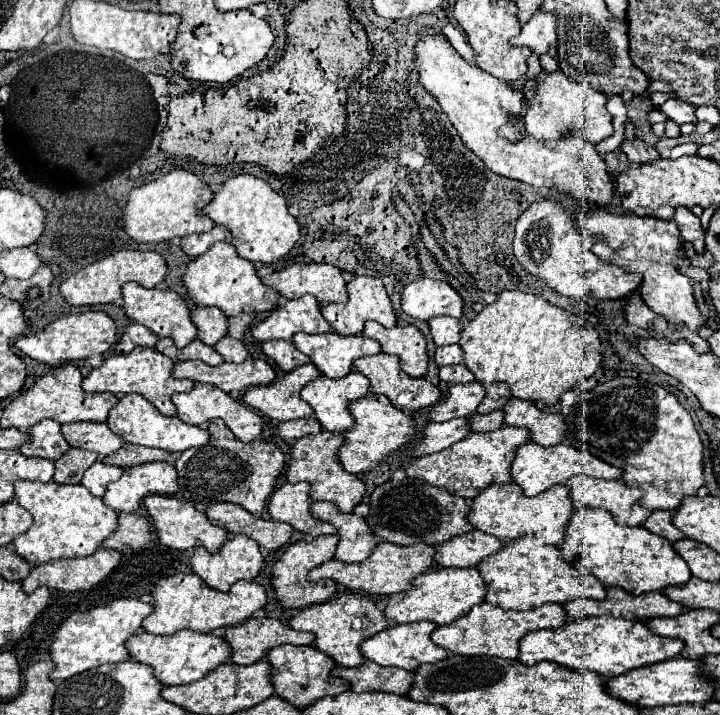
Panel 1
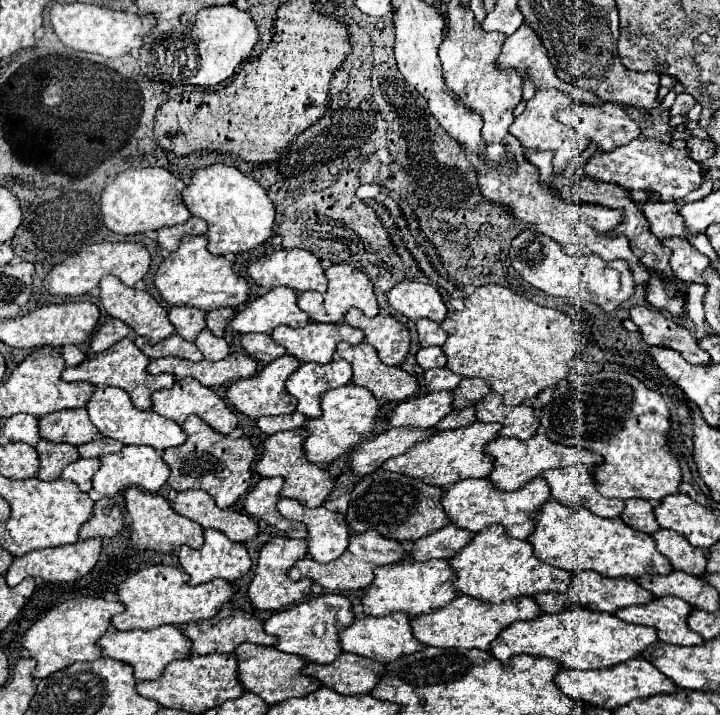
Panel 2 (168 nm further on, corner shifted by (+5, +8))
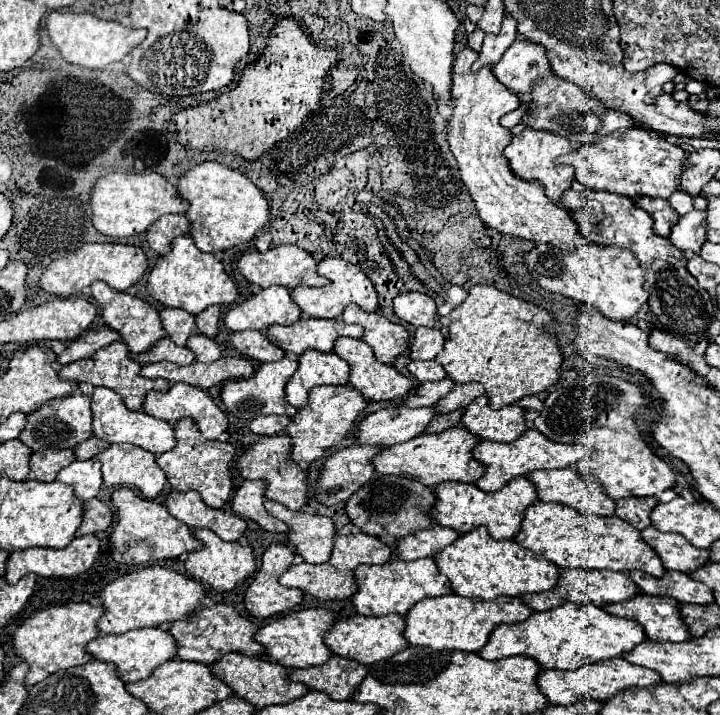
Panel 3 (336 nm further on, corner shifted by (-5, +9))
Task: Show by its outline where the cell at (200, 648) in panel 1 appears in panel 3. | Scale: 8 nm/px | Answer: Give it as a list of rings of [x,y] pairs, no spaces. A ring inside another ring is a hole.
[[[135,629],[135,631],[127,631],[127,633],[119,633],[119,635],[99,635],[85,645],[85,651],[97,661],[113,663],[117,667],[117,675],[125,683],[133,683],[133,681],[147,679],[157,665],[173,659],[177,647],[175,647],[175,639],[171,639],[171,635],[167,635],[167,631]]]

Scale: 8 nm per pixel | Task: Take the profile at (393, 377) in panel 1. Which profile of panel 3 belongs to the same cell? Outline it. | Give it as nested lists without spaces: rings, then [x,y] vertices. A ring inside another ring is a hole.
[[[337,337],[335,345],[333,345],[333,353],[339,355],[343,361],[349,363],[349,385],[353,389],[357,389],[367,401],[393,401],[399,399],[403,395],[407,395],[413,387],[413,381],[405,375],[401,375],[393,365],[383,365],[375,359],[371,347],[367,347],[361,339],[353,339],[353,337]]]

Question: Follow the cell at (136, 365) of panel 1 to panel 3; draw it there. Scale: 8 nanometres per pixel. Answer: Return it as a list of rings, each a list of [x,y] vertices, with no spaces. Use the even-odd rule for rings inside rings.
[[[113,341],[111,345],[95,351],[87,359],[79,359],[69,365],[63,365],[59,369],[59,377],[67,379],[67,381],[75,381],[75,383],[91,383],[95,387],[103,385],[107,389],[113,389],[115,393],[119,393],[123,397],[125,407],[135,411],[143,405],[143,395],[147,395],[147,391],[167,391],[171,387],[171,383],[167,383],[165,379],[145,379],[139,375],[139,371],[141,371],[141,365],[129,359],[127,345],[121,341]]]

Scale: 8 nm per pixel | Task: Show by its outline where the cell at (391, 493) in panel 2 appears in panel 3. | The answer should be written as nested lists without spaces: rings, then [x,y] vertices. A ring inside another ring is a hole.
[[[373,473],[373,477],[347,501],[347,515],[351,523],[367,535],[399,539],[433,525],[427,515],[429,507],[433,507],[433,497],[433,489],[415,479]]]

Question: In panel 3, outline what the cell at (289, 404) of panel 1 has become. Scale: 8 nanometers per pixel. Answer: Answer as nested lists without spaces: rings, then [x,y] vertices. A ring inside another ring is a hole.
[[[279,359],[273,363],[261,363],[259,369],[249,379],[231,379],[225,381],[221,387],[221,401],[225,405],[225,411],[237,419],[251,421],[261,415],[295,415],[295,407],[291,407],[285,399],[285,383],[287,379],[297,371],[297,361],[293,359]]]

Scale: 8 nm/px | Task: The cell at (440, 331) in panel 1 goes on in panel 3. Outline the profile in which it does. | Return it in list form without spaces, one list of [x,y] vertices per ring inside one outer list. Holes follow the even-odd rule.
[[[419,327],[415,329],[415,337],[409,347],[409,357],[413,361],[435,359],[435,355],[443,349],[443,343],[445,343],[445,337],[441,335],[441,331]]]

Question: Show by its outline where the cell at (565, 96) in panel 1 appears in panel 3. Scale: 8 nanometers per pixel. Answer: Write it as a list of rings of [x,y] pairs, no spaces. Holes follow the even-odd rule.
[[[527,127],[527,129],[523,129],[523,133],[513,137],[509,147],[505,149],[505,157],[507,157],[511,173],[515,177],[525,179],[525,181],[541,183],[545,187],[545,195],[553,203],[559,203],[561,195],[571,187],[571,181],[575,179],[575,173],[571,171],[571,167],[555,167],[555,159],[563,153],[569,153],[571,149],[575,149],[573,143],[563,139],[561,135],[551,135],[549,131],[535,131],[535,129]]]

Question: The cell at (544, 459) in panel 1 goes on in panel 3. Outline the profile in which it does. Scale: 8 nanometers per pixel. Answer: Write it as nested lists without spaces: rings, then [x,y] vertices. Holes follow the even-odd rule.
[[[527,429],[521,435],[521,439],[515,439],[511,443],[483,441],[483,443],[475,445],[475,449],[473,449],[473,457],[485,465],[485,473],[475,481],[475,485],[483,491],[499,491],[499,487],[503,487],[503,483],[507,483],[507,479],[527,475],[529,471],[535,471],[535,469],[571,467],[583,455],[587,455],[587,447],[583,447],[583,445],[559,445],[555,441],[549,441],[545,435],[539,435],[539,431],[535,431],[535,429]]]

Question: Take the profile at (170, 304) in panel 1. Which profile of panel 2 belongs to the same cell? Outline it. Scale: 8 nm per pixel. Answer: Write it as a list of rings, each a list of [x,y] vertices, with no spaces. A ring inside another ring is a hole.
[[[105,276],[99,284],[101,288],[101,304],[103,308],[113,316],[123,320],[127,326],[135,330],[135,334],[149,338],[151,344],[157,344],[161,340],[167,340],[169,336],[175,334],[175,326],[169,322],[167,308],[163,308],[147,290],[137,290],[125,286],[117,276]]]

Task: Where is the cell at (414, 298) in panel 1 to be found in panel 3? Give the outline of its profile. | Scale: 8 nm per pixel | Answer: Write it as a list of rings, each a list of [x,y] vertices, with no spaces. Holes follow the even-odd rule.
[[[399,293],[393,299],[393,311],[399,319],[415,325],[415,327],[431,327],[439,329],[437,325],[437,313],[435,313],[435,301],[427,297],[425,293]]]

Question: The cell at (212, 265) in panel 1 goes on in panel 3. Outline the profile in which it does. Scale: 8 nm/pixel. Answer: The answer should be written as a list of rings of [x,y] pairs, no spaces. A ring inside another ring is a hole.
[[[189,235],[175,237],[171,241],[171,251],[157,259],[147,279],[147,293],[163,307],[179,307],[191,315],[197,315],[211,305],[229,305],[239,299],[239,291],[223,265],[211,253],[201,253]]]

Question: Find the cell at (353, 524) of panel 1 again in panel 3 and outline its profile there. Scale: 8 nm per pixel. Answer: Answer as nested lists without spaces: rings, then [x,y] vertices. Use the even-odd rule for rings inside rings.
[[[265,501],[263,505],[269,515],[289,525],[289,543],[293,545],[295,553],[303,557],[303,561],[319,565],[329,559],[335,537],[331,519],[301,511],[287,511],[287,507],[275,501]]]

